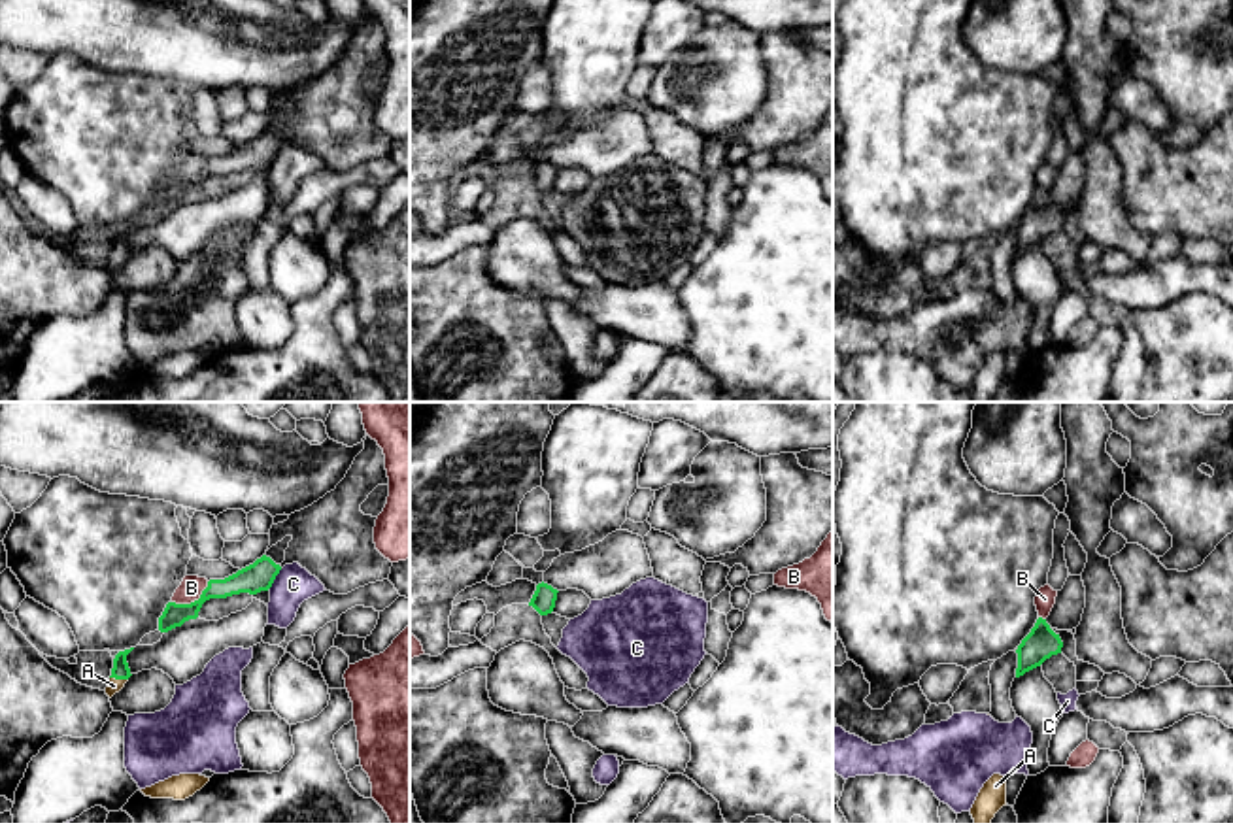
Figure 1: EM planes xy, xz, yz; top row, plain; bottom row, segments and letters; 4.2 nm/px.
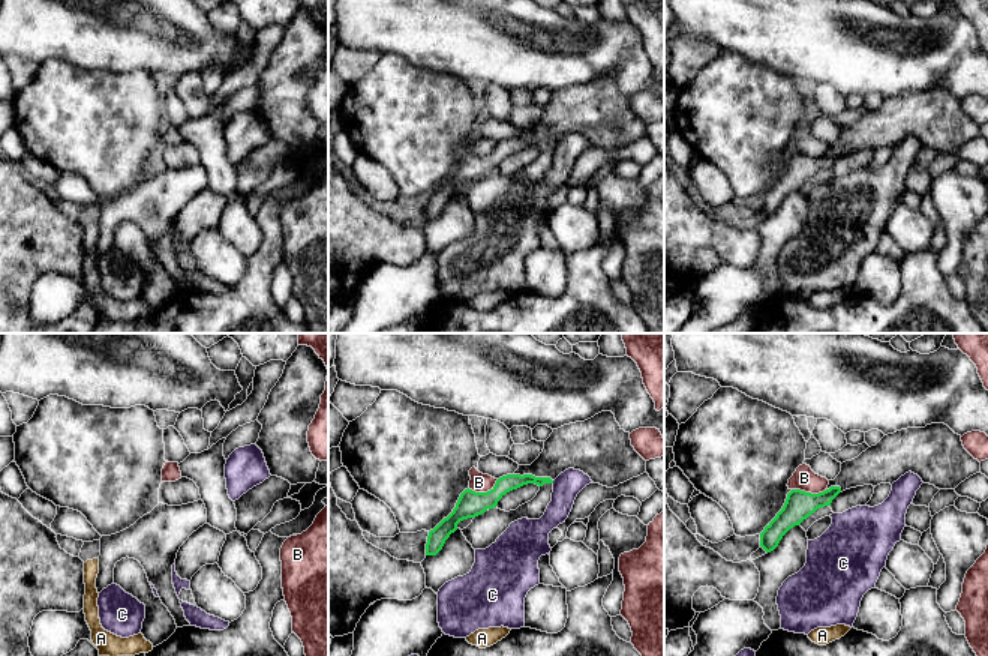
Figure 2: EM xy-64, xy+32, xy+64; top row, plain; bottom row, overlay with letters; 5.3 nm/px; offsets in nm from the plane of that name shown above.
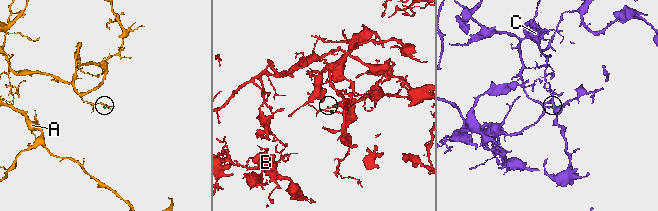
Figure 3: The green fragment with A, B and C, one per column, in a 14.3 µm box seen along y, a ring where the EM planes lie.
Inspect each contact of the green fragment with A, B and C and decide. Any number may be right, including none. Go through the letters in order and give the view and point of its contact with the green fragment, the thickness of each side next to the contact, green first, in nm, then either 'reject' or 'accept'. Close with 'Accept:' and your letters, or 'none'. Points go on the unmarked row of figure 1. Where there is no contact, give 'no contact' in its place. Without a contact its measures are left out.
A: xy (119, 255) | 70/60 nm | accept
B: xy (195, 178) | 110/100 nm | reject
C: xy (274, 155) | 130/160 nm | reject
Accept: A

